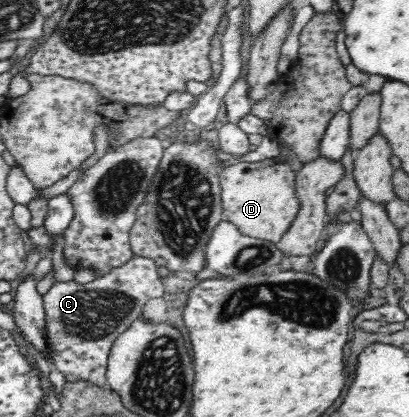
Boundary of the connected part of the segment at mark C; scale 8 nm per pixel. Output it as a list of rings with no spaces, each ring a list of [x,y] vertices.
[[[134,255],[125,265],[112,269],[103,277],[93,279],[86,284],[75,281],[55,282],[43,298],[45,308],[44,321],[47,323],[47,334],[51,361],[64,376],[66,383],[86,382],[96,387],[107,388],[106,370],[110,346],[138,318],[142,307],[151,298],[162,297],[164,285],[156,269],[157,262],[149,256]]]

